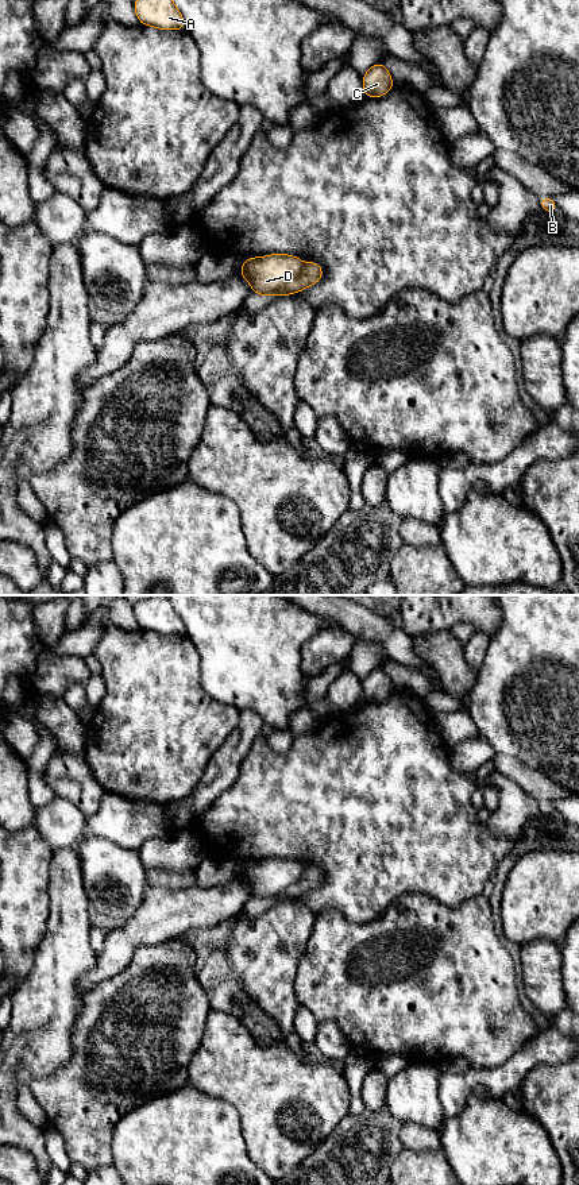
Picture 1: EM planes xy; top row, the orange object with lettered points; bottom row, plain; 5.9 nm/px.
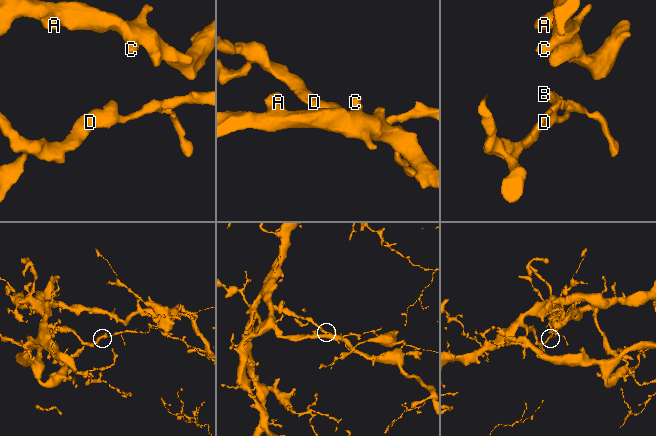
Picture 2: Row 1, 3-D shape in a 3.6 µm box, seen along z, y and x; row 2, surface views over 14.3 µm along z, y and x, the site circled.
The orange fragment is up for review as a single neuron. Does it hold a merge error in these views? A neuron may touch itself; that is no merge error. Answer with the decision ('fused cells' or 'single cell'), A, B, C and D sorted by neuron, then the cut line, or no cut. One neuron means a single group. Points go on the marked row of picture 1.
fused cells | A C D / B | xy (304, 265), (302, 270), (277, 294)

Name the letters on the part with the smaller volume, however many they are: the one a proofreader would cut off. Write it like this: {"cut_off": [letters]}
{"cut_off": ["B"]}

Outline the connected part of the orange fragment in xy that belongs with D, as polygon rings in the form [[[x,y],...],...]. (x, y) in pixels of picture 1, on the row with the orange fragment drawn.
[[[273,254],[246,259],[239,274],[246,278],[252,293],[259,296],[278,296],[279,290],[302,273],[300,258],[286,254]]]

